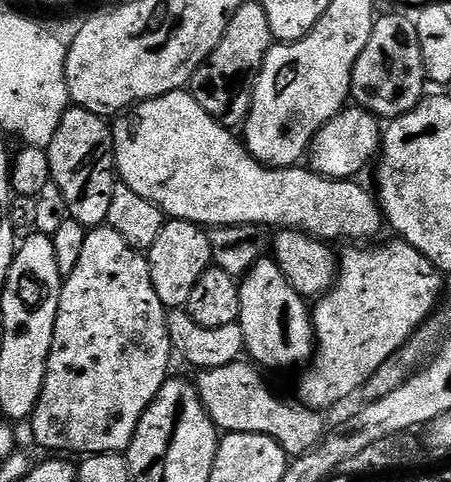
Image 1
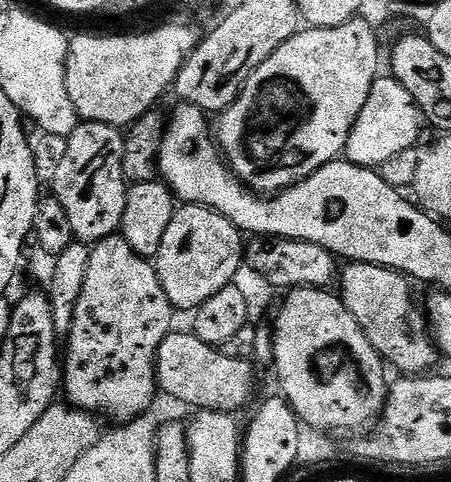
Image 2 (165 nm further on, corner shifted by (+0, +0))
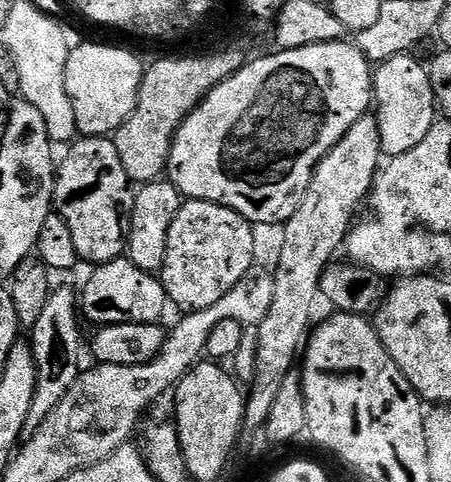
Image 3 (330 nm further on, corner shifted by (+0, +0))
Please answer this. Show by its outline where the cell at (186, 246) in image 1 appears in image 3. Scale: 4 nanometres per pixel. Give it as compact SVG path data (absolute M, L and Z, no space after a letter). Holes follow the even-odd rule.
M185 199L170 226L166 262L158 273L169 301L188 312L214 306L214 302L238 286L257 263L256 232L252 223L233 208L205 200Z

